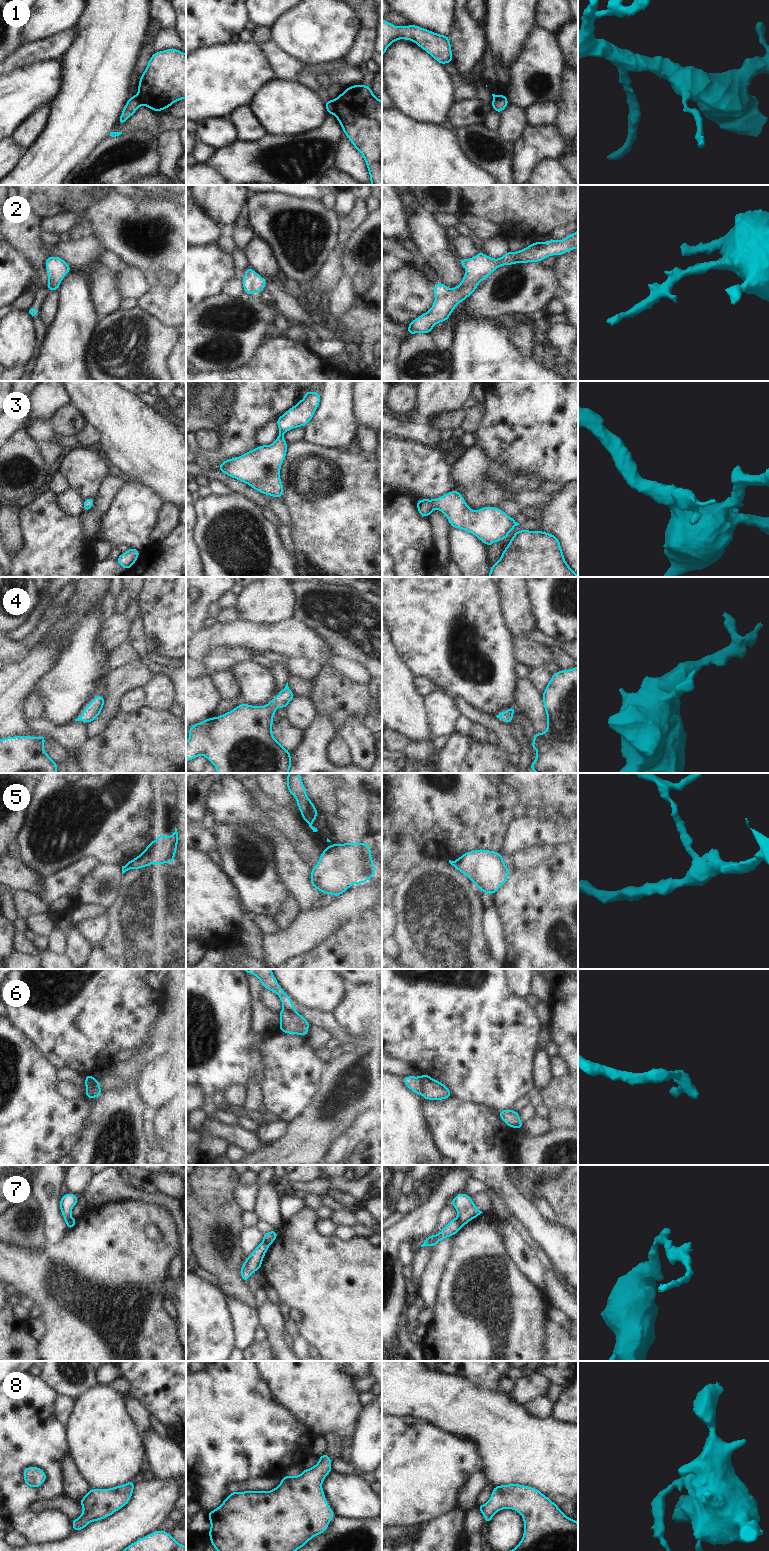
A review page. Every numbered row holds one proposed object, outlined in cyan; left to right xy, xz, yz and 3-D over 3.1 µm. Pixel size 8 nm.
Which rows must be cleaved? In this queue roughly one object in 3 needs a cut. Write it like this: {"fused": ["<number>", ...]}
{"fused": ["1", "5", "6", "7"]}

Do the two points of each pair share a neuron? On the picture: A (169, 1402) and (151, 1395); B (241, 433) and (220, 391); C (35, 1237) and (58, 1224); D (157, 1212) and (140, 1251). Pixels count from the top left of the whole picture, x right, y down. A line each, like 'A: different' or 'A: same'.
A: same
B: different
C: different
D: same

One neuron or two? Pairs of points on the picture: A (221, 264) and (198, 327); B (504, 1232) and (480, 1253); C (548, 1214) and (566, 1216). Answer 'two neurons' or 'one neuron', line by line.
A: two neurons
B: two neurons
C: two neurons

